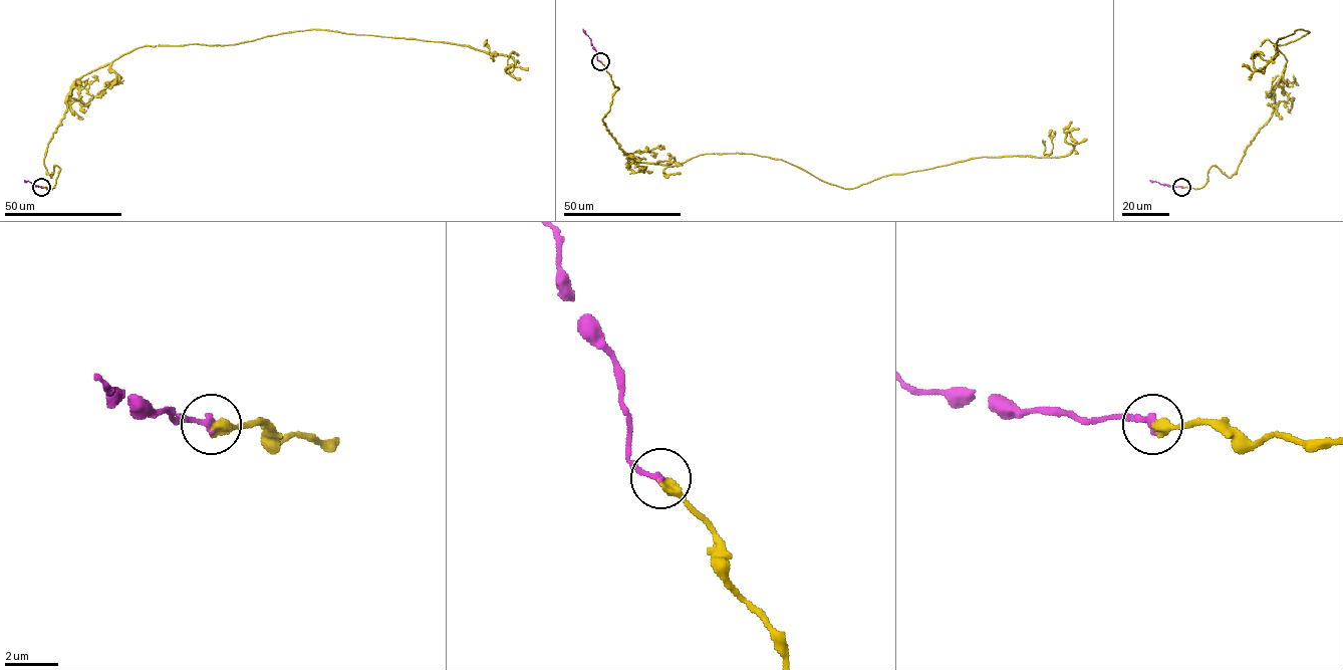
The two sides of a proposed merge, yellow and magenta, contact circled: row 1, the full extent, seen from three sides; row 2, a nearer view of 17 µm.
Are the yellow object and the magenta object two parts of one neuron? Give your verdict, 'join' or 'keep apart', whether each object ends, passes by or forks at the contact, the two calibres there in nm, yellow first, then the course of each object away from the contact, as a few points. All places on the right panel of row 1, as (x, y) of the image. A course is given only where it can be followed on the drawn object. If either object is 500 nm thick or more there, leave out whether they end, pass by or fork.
join | yellow ends | magenta ends | 360/240 nm | yellow via (1181, 187), (1235, 173), (1274, 108), (1273, 45), (1308, 31), (1264, 72), (1264, 55) | magenta via (1181, 187), (1149, 180)

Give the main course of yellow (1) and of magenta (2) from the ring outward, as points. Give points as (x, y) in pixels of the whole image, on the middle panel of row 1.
1: (600, 61), (618, 89), (603, 121), (639, 162), (757, 155), (844, 188), (1061, 157), (1068, 132), (1076, 144)
2: (600, 61), (583, 29)

